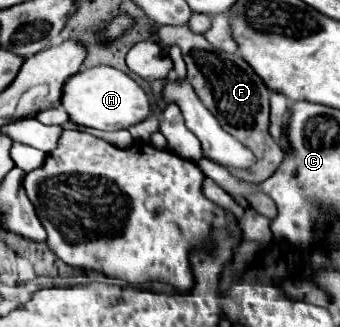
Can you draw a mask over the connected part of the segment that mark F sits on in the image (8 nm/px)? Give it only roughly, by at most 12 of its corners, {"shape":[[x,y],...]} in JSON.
{"shape":[[159,26],[177,44],[187,82],[223,130],[255,152],[249,182],[285,154],[269,134],[271,90],[239,54],[187,26]]}

